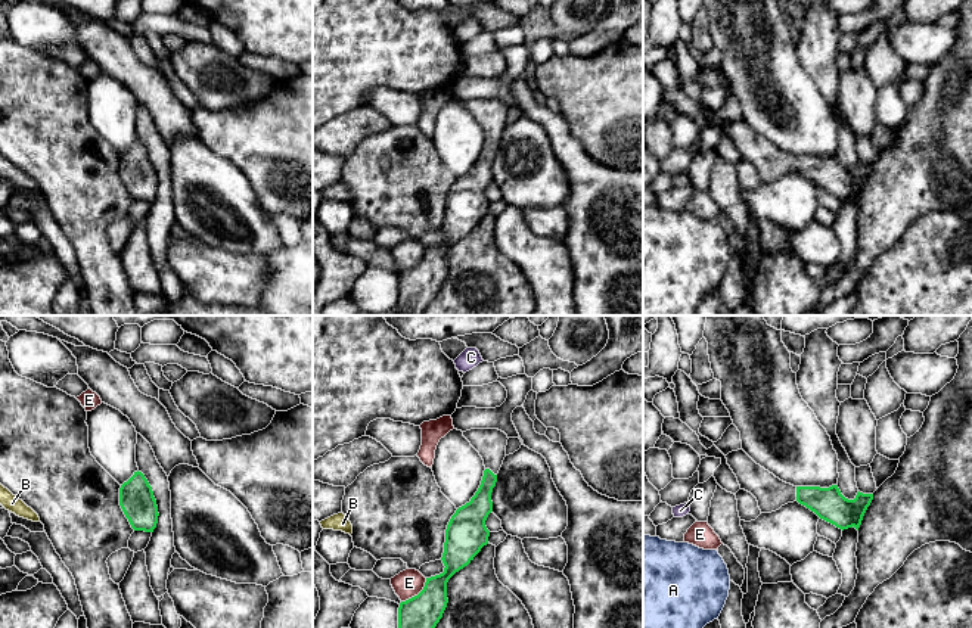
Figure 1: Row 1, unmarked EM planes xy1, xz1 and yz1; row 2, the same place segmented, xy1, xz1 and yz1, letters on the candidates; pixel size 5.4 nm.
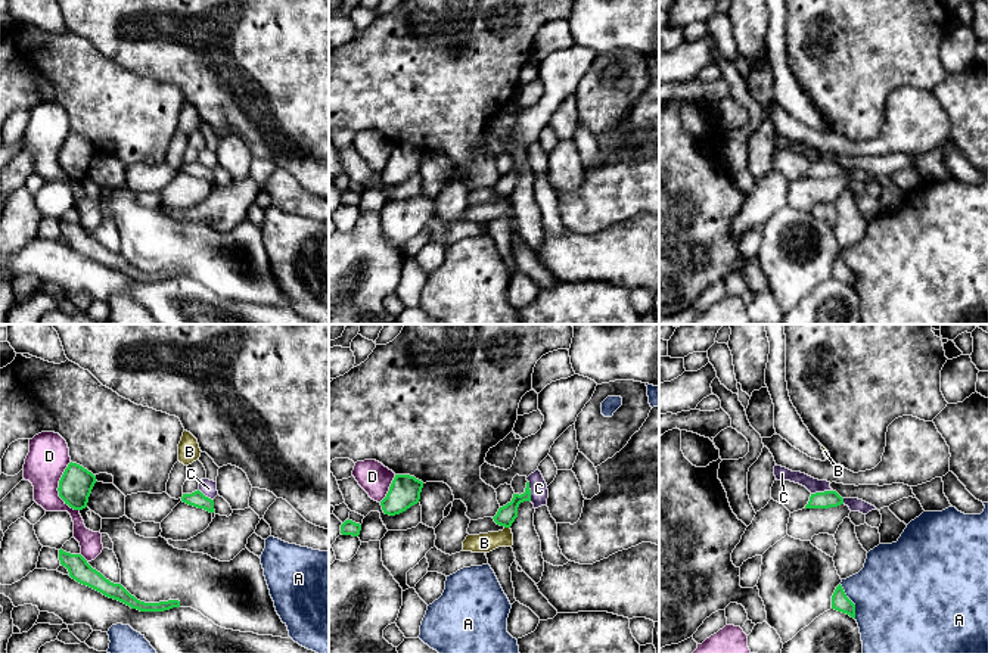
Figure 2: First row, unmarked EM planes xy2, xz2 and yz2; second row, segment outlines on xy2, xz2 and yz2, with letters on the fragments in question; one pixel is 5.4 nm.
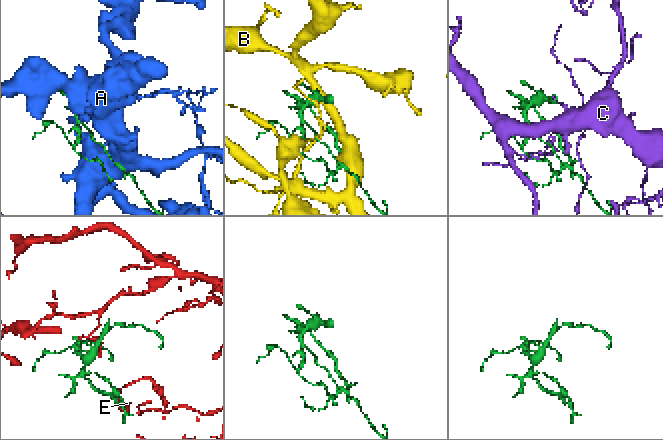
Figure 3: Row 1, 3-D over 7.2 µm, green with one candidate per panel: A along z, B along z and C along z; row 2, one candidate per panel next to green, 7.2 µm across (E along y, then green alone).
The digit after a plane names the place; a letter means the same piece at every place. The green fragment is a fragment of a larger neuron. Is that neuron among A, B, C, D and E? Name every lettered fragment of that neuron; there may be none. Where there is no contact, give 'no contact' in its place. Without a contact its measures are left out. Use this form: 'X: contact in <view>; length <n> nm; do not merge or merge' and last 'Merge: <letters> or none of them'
A: contact in yz2; length 220 nm; do not merge
B: contact in xz2; length 30 nm; do not merge
C: contact in yz2; length 120 nm; do not merge
D: contact in xy2; length 280 nm; do not merge
E: contact in xz1; length 190 nm; do not merge
Merge: none of them

